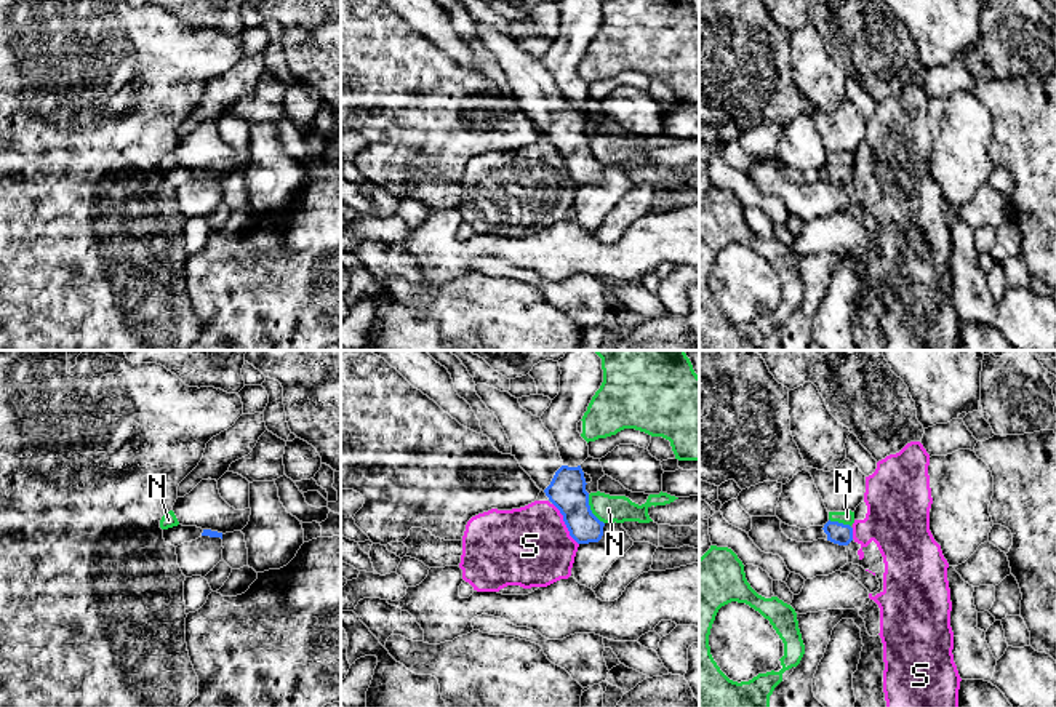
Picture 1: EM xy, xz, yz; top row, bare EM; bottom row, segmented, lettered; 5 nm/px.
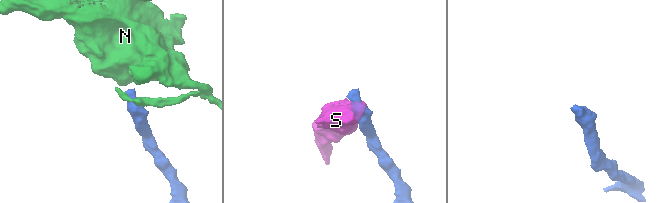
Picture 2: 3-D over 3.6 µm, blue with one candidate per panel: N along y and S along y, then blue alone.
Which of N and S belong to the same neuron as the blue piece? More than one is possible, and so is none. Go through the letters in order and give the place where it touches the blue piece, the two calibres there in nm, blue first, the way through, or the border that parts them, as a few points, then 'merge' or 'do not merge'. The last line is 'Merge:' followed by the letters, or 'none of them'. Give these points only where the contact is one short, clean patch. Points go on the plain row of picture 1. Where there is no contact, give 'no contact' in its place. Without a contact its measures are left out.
N: xz (589, 151) | 190/140 nm | along xz (588, 136), (591, 152), (604, 165) | do not merge
S: xz (565, 165) | 190/400 nm | along xz (552, 144), (562, 157), (568, 176), (578, 186) | do not merge
Merge: none of them

